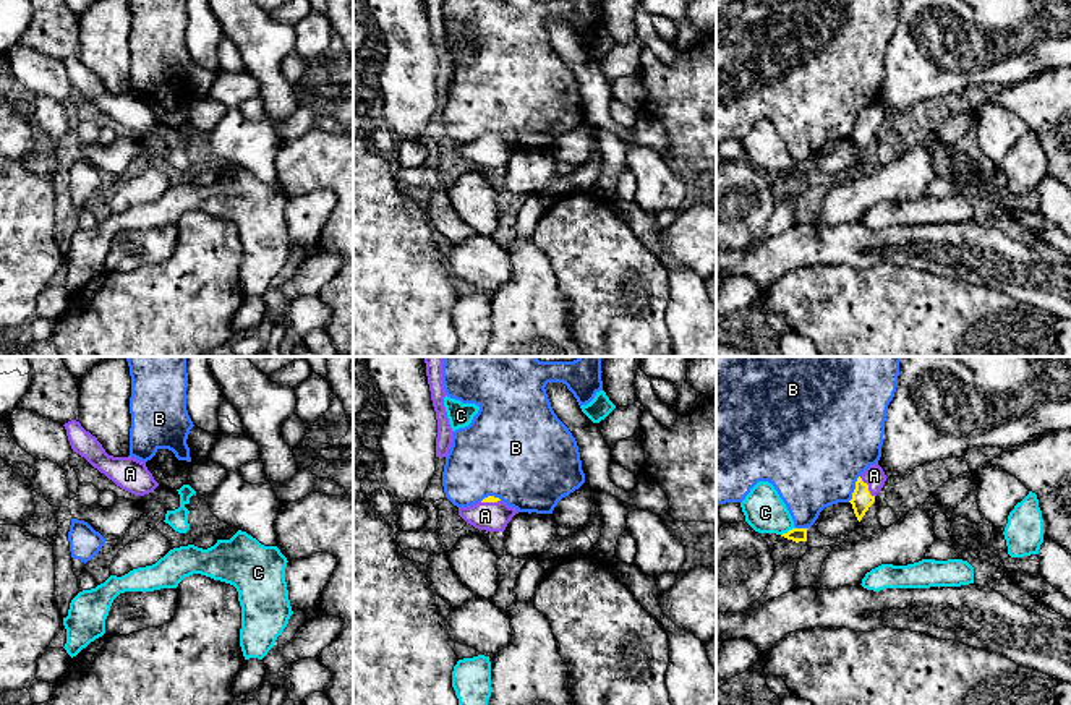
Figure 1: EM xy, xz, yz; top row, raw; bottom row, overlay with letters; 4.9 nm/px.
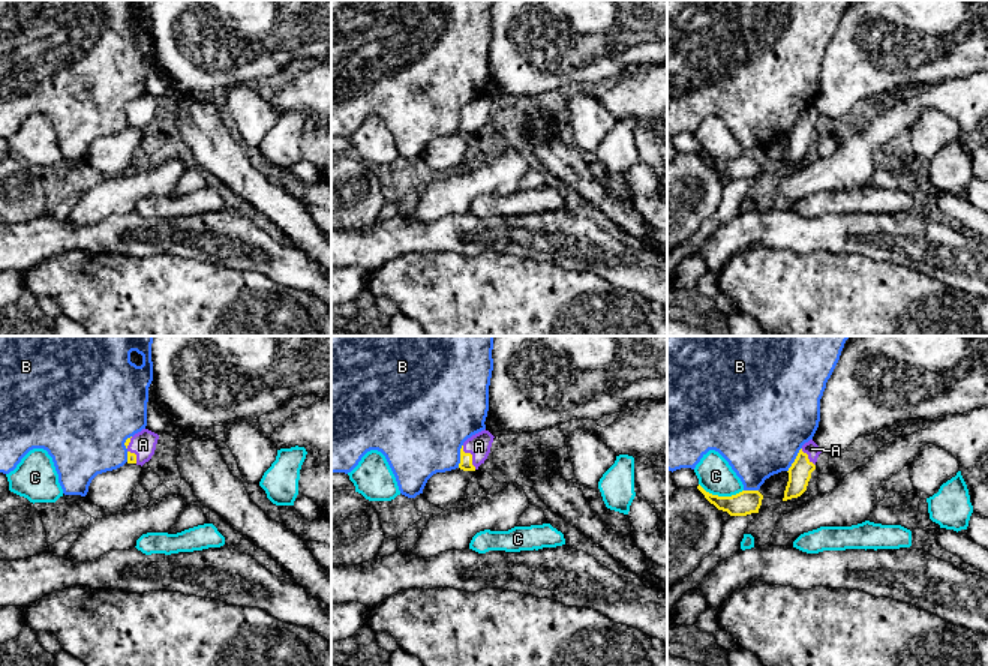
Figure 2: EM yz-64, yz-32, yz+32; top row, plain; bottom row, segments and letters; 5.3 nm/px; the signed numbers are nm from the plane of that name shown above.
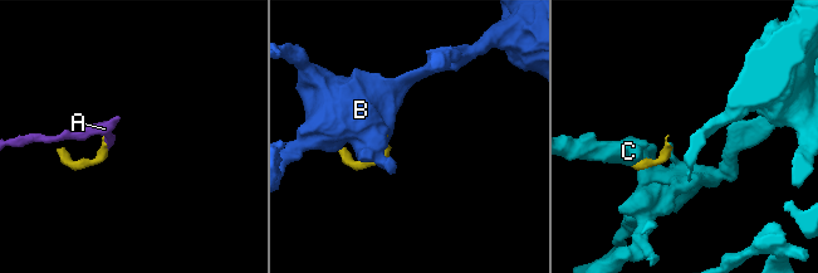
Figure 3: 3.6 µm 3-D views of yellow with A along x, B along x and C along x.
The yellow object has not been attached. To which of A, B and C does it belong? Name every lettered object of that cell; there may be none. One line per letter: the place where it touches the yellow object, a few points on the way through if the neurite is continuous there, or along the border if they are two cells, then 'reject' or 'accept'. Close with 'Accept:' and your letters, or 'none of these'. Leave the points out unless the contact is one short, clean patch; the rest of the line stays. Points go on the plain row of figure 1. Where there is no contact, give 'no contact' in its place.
A: contact yz (867, 123); way yz (862, 136), (867, 123), (874, 112); accept
B: contact yz (856, 125); reject
C: contact yz (789, 167); reject
Accept: A

